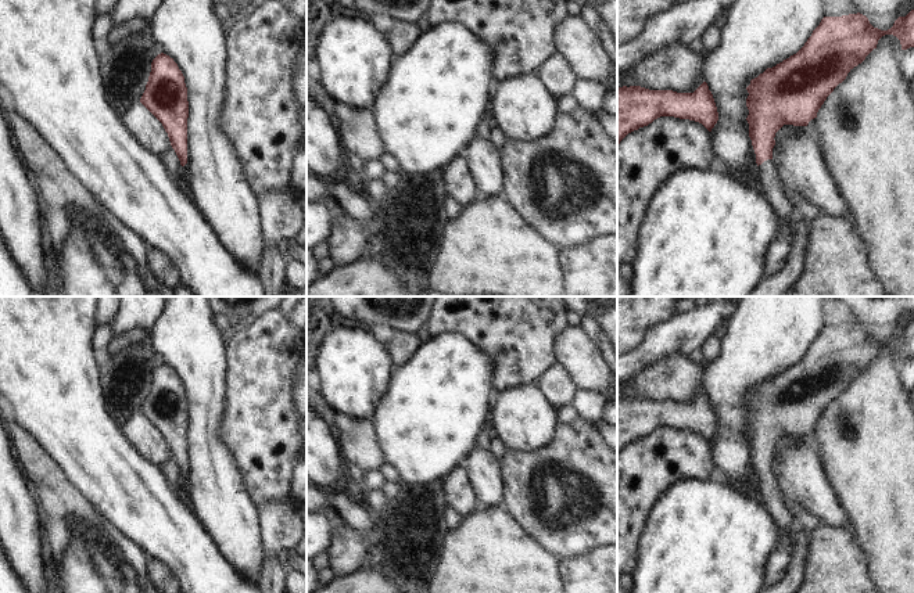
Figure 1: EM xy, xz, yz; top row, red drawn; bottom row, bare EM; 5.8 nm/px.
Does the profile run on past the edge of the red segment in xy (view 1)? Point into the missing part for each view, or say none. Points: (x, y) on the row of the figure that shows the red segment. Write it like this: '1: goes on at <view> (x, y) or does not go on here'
1: does not go on here

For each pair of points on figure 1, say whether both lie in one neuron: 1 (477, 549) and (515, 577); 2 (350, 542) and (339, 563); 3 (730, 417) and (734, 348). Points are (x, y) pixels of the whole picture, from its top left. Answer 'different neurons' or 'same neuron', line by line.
1: same neuron
2: same neuron
3: same neuron

